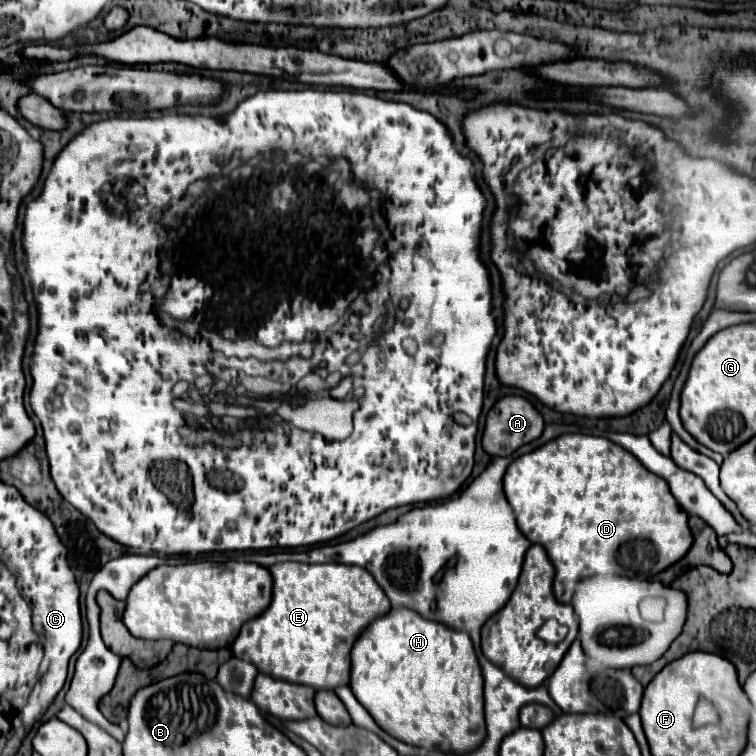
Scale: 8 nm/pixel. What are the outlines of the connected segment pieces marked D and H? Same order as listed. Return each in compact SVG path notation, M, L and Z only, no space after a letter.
M563 434L539 450L513 460L503 478L505 496L515 512L519 530L533 542L541 544L553 566L555 598L563 604L571 602L579 580L601 574L617 574L635 580L653 580L659 572L681 560L693 544L687 526L687 512L671 496L667 482L649 472L633 454L607 438L587 434Z
M391 608L361 630L351 650L349 686L373 720L401 742L465 754L467 750L477 748L485 738L483 676L469 634L427 620L409 608Z

